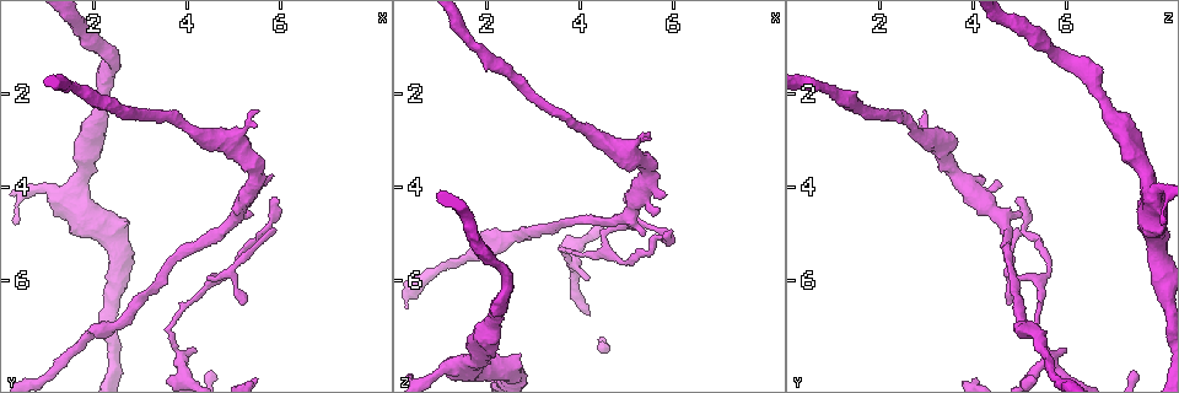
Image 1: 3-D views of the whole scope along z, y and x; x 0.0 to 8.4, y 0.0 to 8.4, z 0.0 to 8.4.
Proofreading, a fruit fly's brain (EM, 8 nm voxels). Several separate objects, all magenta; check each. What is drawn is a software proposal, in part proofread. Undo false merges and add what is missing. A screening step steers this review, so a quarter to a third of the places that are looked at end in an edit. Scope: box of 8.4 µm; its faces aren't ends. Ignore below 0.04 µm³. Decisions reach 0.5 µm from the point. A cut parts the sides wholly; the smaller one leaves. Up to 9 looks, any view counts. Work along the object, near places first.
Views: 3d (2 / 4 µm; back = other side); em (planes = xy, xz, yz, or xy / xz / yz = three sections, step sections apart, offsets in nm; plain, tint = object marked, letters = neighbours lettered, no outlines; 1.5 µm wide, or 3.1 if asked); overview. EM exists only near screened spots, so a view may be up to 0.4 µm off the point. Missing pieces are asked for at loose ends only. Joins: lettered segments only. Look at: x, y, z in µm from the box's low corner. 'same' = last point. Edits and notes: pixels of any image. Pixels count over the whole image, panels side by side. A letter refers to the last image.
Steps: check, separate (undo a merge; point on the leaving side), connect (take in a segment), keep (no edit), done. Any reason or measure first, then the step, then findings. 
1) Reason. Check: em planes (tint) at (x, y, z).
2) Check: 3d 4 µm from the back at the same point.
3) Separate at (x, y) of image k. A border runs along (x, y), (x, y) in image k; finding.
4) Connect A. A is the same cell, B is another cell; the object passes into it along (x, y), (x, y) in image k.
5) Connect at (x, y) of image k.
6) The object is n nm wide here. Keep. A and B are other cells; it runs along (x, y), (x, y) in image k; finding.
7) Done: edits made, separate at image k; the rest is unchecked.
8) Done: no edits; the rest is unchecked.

An open end. Check: em planes (letters) at (4.20, 7.50, 6.00).

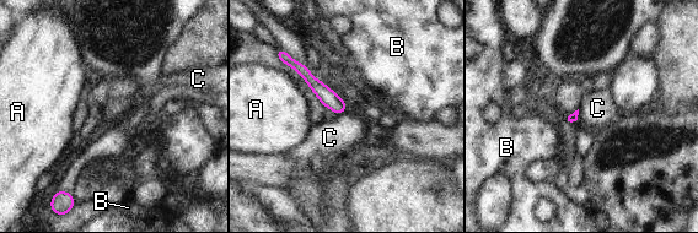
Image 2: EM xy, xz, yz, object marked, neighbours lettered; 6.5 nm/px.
Keep. A, B and C are other cells; it runs along (294, 65), (332, 101), (343, 107) in image 2; none of them fits.

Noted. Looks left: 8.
Tapers out. Check: 3d 2 µm at (5.25, 6.50, 4.70).

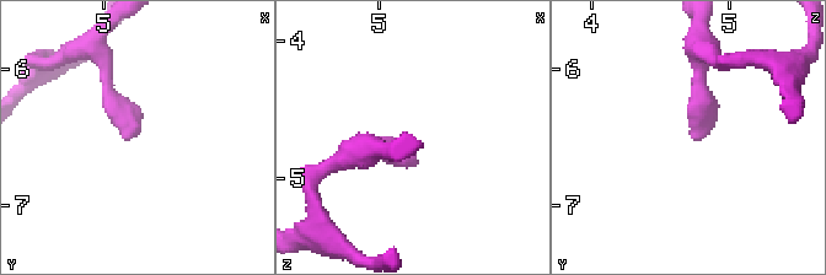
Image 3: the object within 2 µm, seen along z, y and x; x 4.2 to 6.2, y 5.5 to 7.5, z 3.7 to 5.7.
Need the tissue. Check: em planes (plain) at (5.20, 6.50, 4.72).

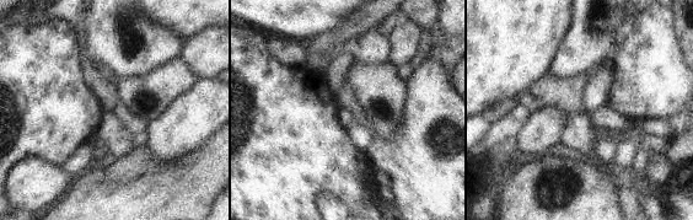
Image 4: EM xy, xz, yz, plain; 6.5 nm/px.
Check: em planes (letters) at the same point.

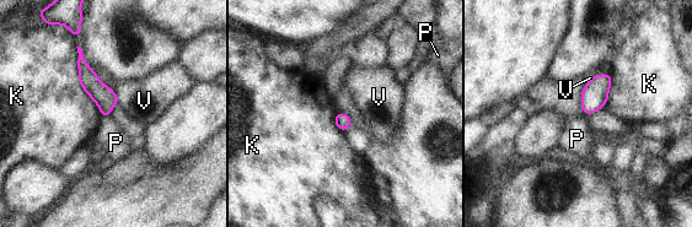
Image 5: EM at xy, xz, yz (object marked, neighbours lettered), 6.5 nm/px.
The object is 100 nm wide here. Keep. K, P and V are other cells; it runs along (80, 59), (106, 100), (106, 113) in image 5; no lettered segment goes on from it.

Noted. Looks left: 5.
Thin end. Check: em planes (plain) at (5.90, 4.30, 4.95).

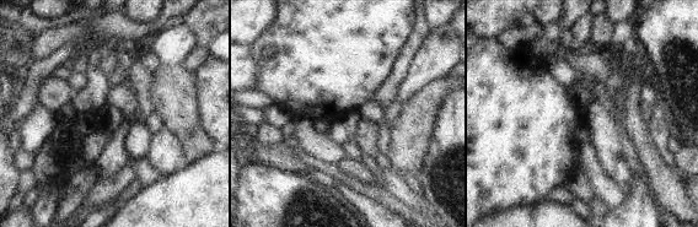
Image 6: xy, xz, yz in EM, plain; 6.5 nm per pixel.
Check: em planes (letters) at the same point.

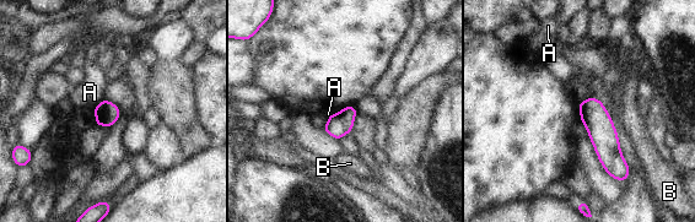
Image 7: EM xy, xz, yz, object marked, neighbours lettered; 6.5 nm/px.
The longest contact is with A, 110 nm. Keep. A and B are other cells; a border runs along (103, 98), (92, 109) in image 7; none of them fits.

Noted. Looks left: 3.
Tapers out. Check: em xz step 4 (letters) at (5.55, 2.40, 3.00).

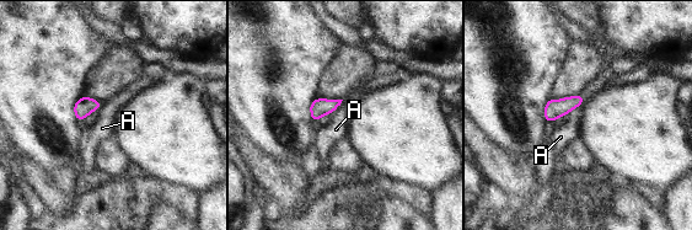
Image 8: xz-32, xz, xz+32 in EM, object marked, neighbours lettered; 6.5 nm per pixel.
Keep. A is another cell; a border runs along (343, 100), (331, 114) in image 8; none of them fits.

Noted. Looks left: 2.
Done: no edits; the rest is unchecked.

